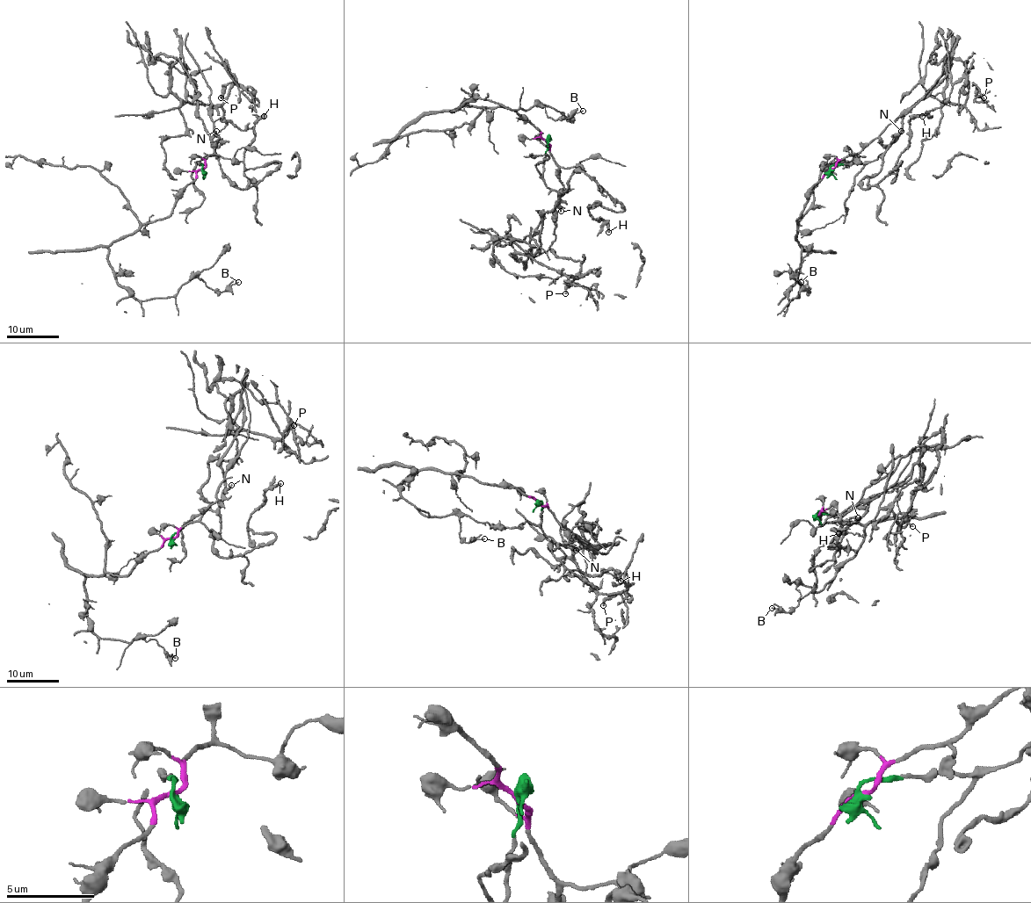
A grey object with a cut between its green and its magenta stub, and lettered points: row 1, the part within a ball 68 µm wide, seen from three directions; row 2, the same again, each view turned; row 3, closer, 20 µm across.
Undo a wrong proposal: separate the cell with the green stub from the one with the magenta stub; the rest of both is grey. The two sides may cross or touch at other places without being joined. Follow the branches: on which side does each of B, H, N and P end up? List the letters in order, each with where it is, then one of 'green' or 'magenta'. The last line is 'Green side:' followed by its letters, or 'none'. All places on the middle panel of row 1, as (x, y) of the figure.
B: at (583, 111); magenta
H: at (608, 232); green
N: at (561, 211); green
P: at (565, 293); green
Green side: H, N, P

